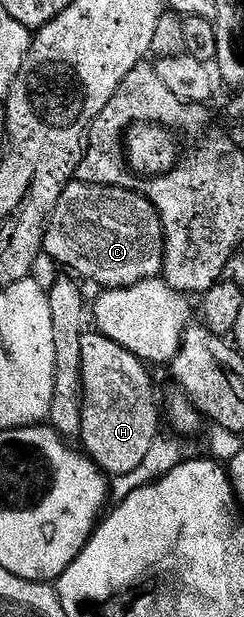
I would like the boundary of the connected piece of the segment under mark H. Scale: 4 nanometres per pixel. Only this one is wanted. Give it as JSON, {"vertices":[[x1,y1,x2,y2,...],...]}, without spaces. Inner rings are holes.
{"vertices":[[97,329,85,332,80,341,82,370,82,438,85,454,107,476,127,475,144,461,152,441,160,438,158,403,150,384,147,364,128,349,116,345]]}

